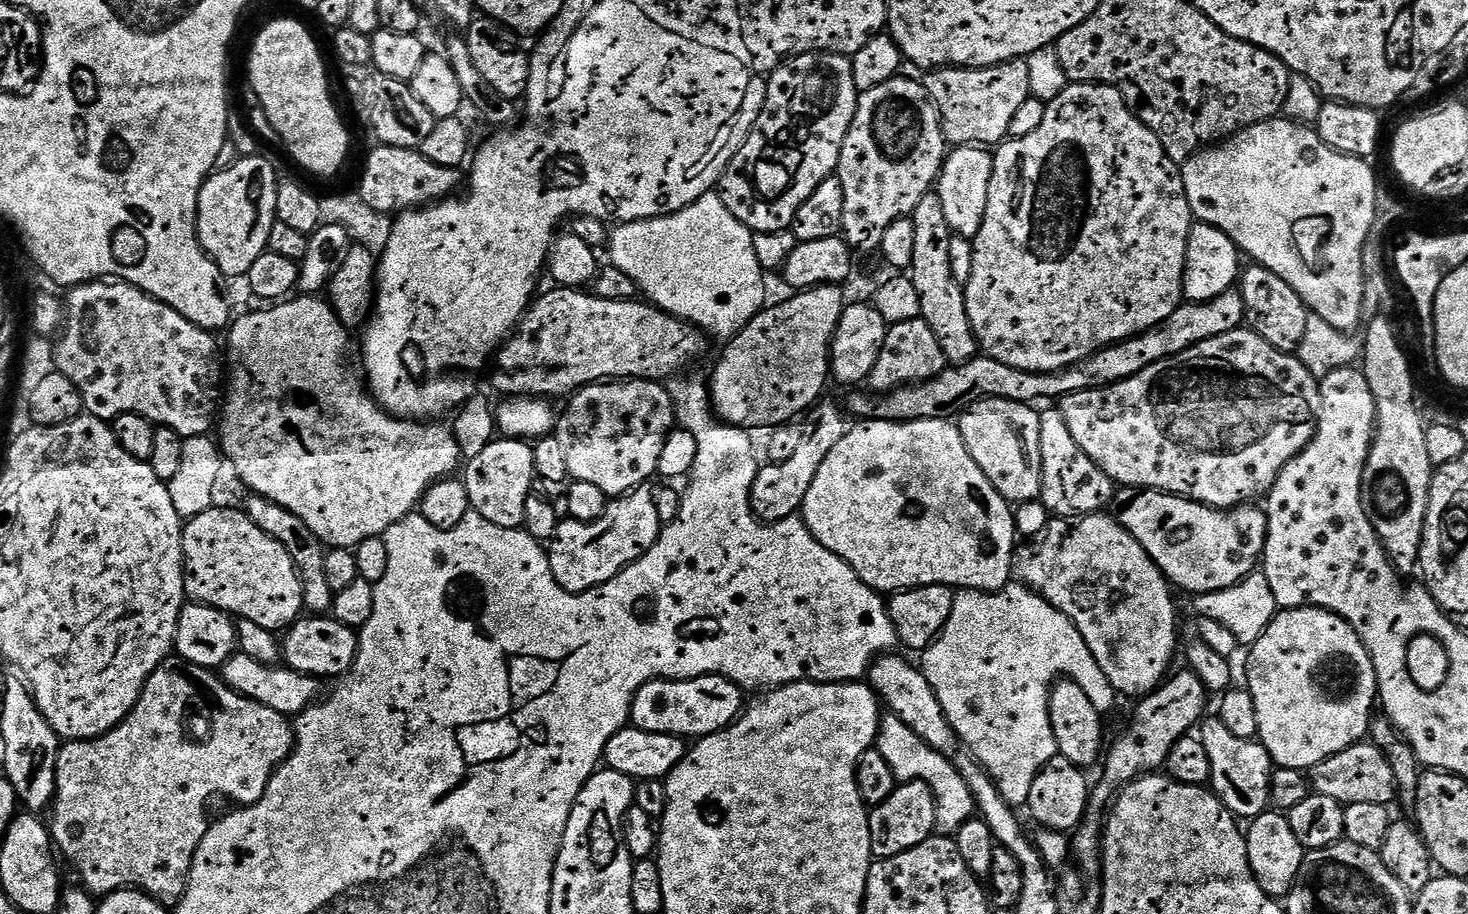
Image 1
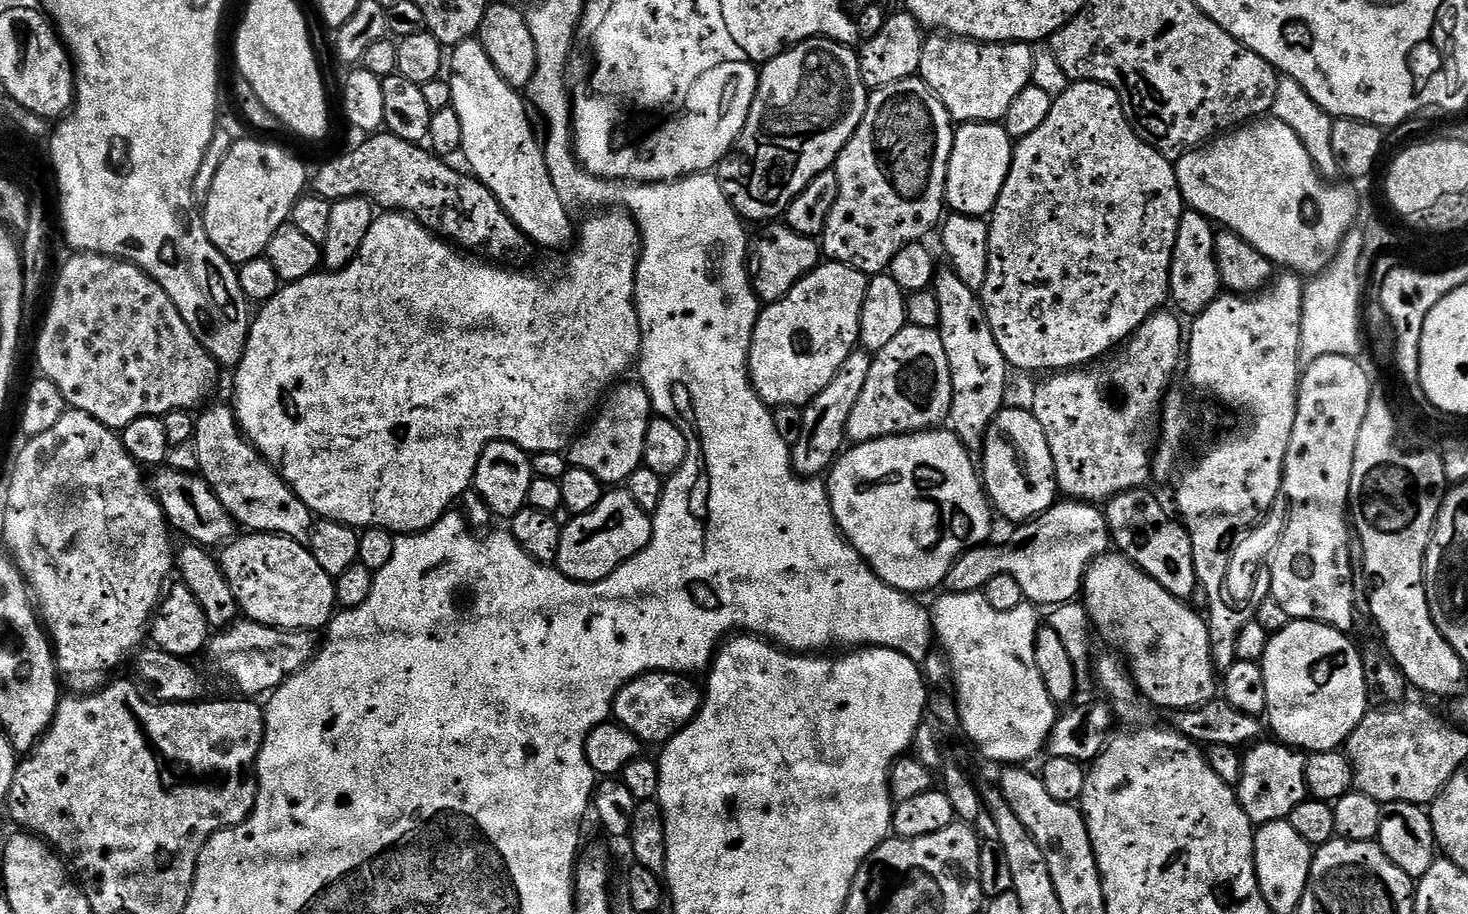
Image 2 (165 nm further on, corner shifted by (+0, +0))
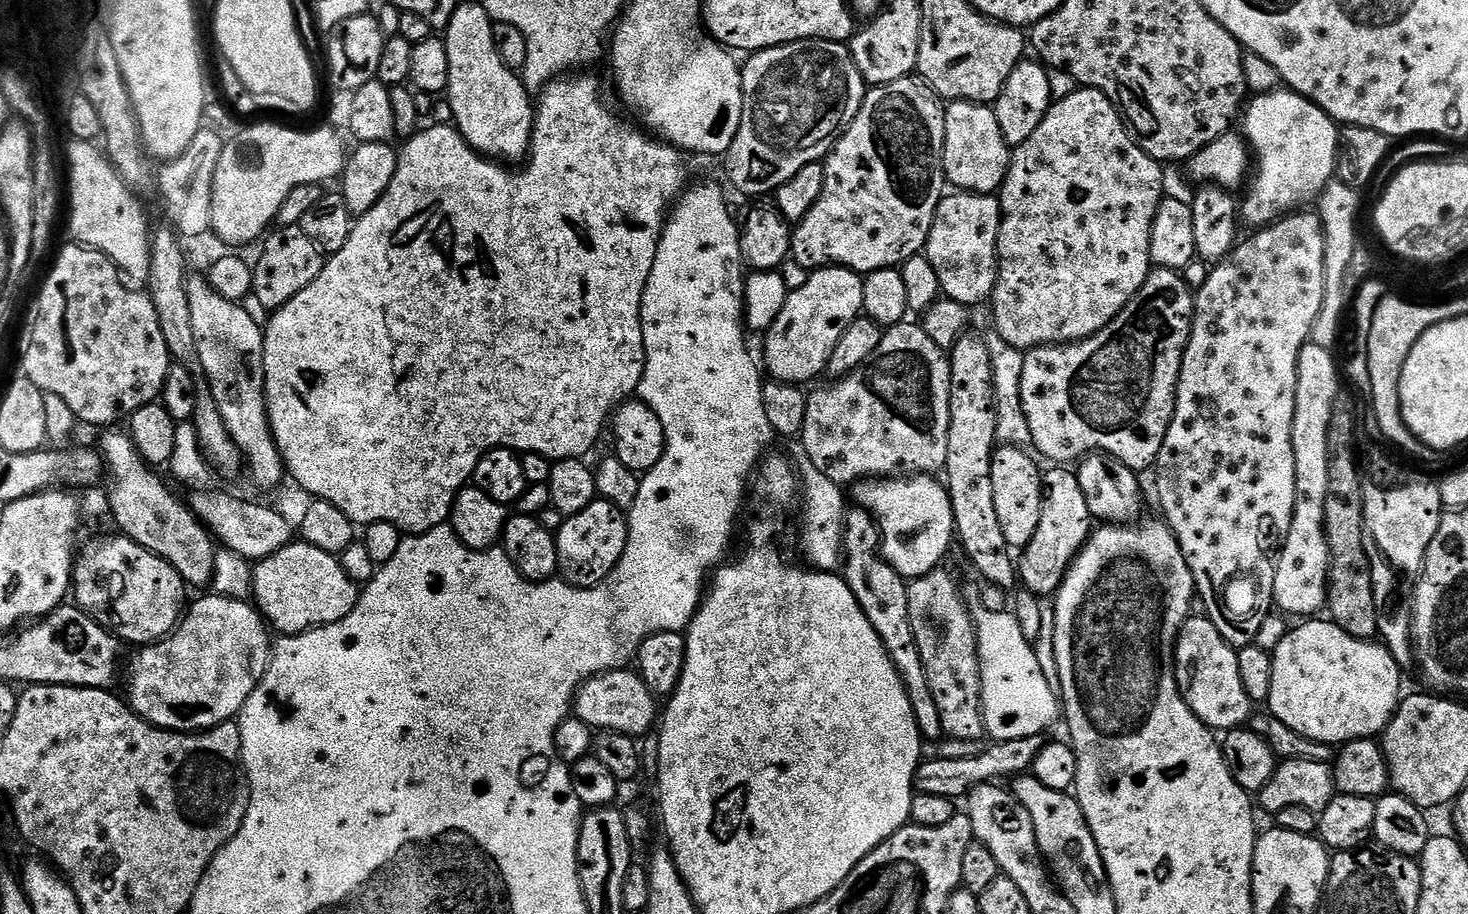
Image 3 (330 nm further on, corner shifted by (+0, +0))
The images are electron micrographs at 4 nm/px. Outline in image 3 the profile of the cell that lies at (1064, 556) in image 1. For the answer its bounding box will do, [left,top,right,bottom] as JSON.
[1176,615,1254,728]

